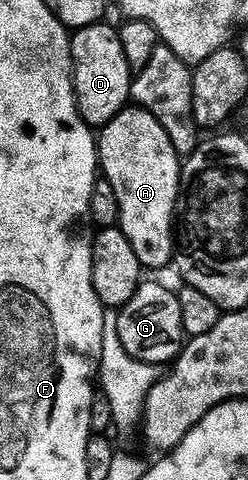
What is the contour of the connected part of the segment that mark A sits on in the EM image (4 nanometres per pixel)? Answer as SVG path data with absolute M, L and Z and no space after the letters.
M126 105L96 132L95 138L100 174L115 189L115 201L119 201L117 222L131 241L135 257L145 269L170 266L175 259L175 212L182 165L171 137L147 109Z

